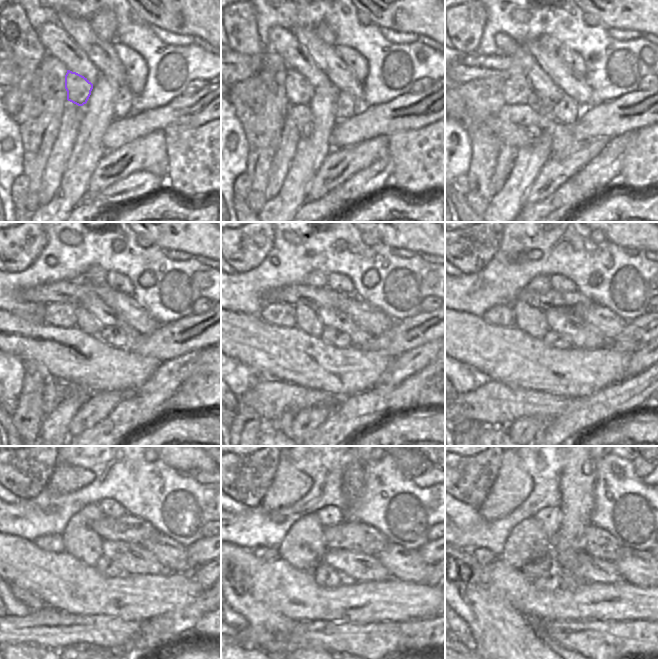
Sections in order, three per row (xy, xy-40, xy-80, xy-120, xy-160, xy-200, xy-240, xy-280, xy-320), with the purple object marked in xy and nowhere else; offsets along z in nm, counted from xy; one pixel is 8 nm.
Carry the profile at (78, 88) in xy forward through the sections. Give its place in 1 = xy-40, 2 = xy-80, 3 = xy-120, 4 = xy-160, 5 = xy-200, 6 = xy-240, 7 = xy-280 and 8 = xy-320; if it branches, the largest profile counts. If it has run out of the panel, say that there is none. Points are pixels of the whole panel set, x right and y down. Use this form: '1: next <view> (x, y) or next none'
1: next xy-40 (298, 89)
2: next xy-80 (516, 90)
3: next xy-120 (62, 315)
4: next xy-160 (278, 314)
5: next xy-200 (504, 316)
6: next xy-240 (54, 542)
7: next xy-280 (265, 554)
8: next xy-320 (483, 555)

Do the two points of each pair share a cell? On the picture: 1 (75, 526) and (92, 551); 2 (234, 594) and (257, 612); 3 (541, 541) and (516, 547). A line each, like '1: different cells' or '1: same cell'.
1: same cell
2: same cell
3: same cell

